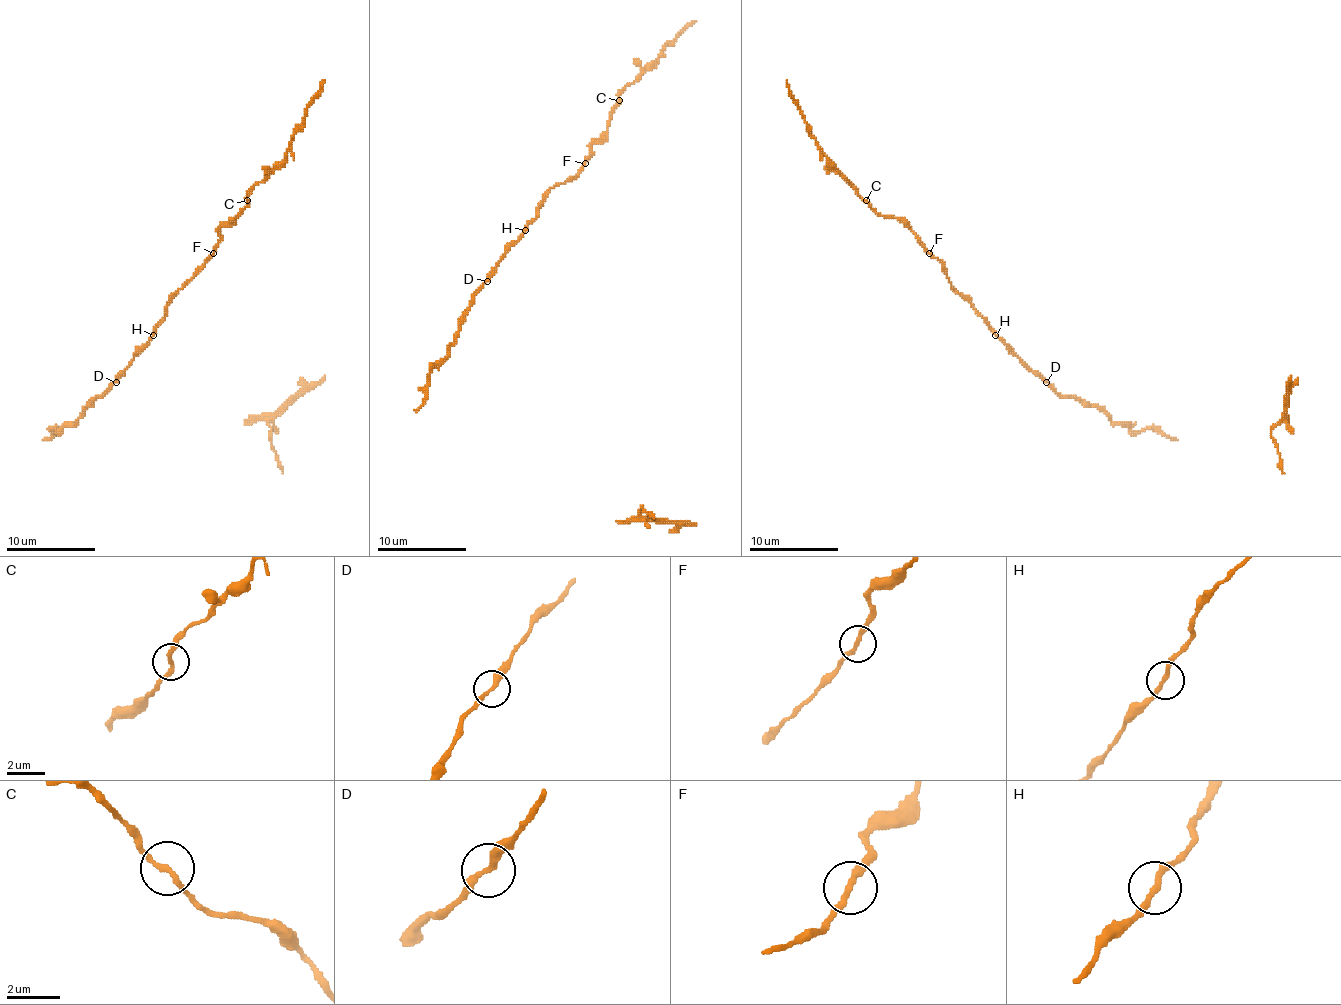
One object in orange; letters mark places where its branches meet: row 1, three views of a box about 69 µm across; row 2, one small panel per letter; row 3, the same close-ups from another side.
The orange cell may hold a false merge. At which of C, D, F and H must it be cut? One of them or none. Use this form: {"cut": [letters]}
{"cut": []}

